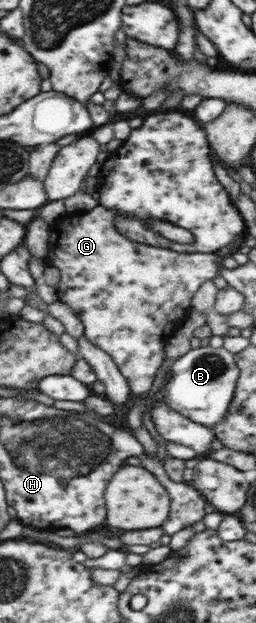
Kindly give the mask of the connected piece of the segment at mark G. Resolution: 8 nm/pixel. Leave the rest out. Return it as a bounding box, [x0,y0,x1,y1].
[46,205,218,398]

